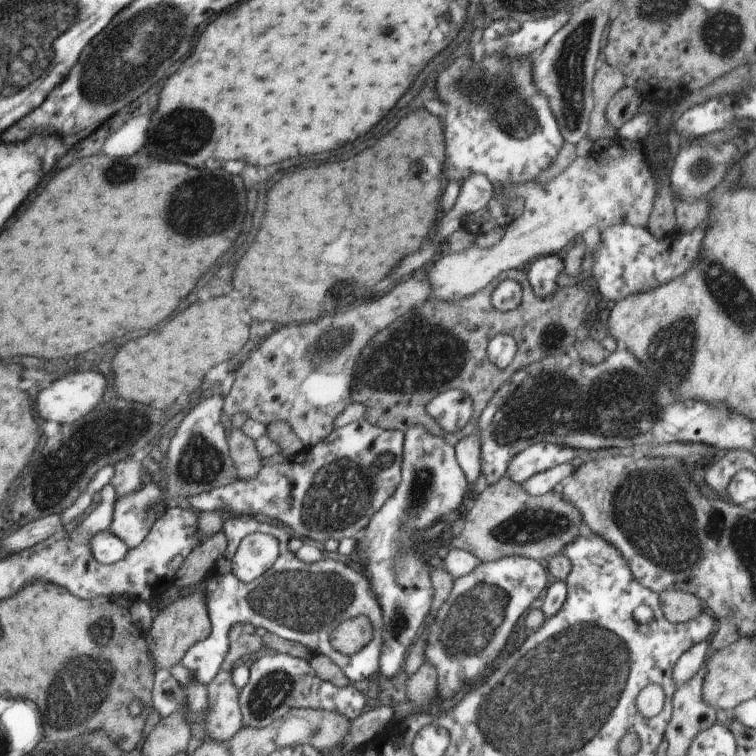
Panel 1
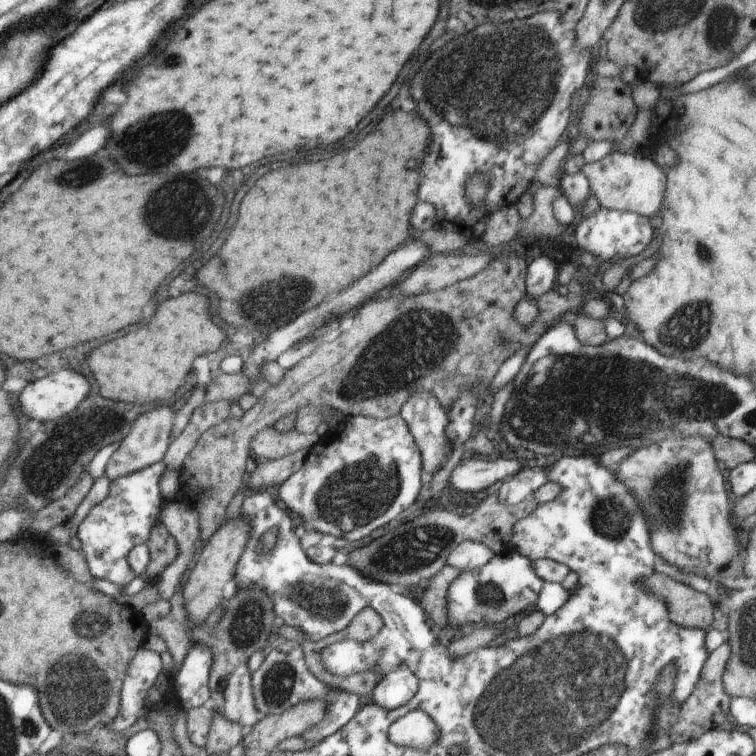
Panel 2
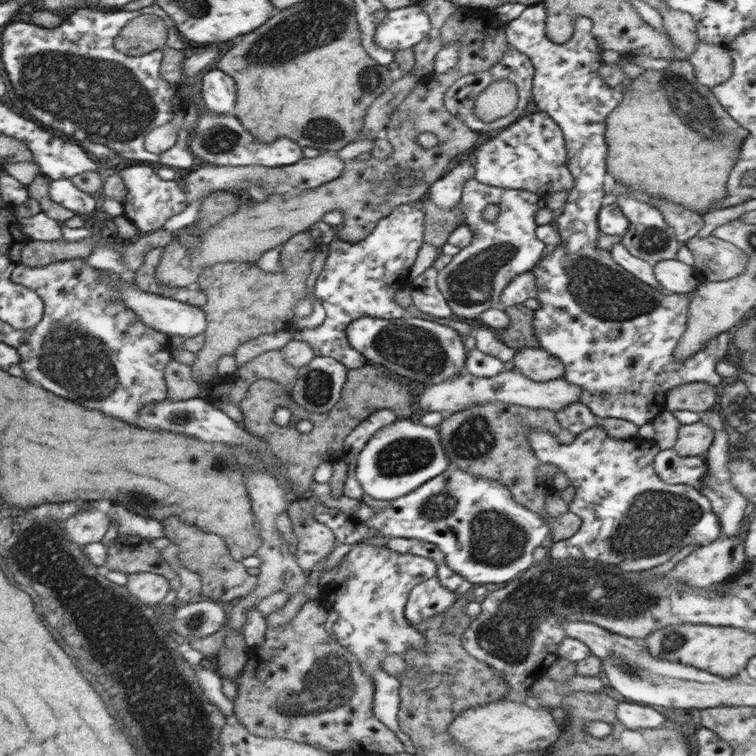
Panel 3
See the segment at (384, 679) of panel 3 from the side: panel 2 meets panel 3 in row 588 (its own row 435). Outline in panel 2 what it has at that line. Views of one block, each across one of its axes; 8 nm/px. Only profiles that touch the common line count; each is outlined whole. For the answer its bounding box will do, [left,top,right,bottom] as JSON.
[276,414,423,546]

